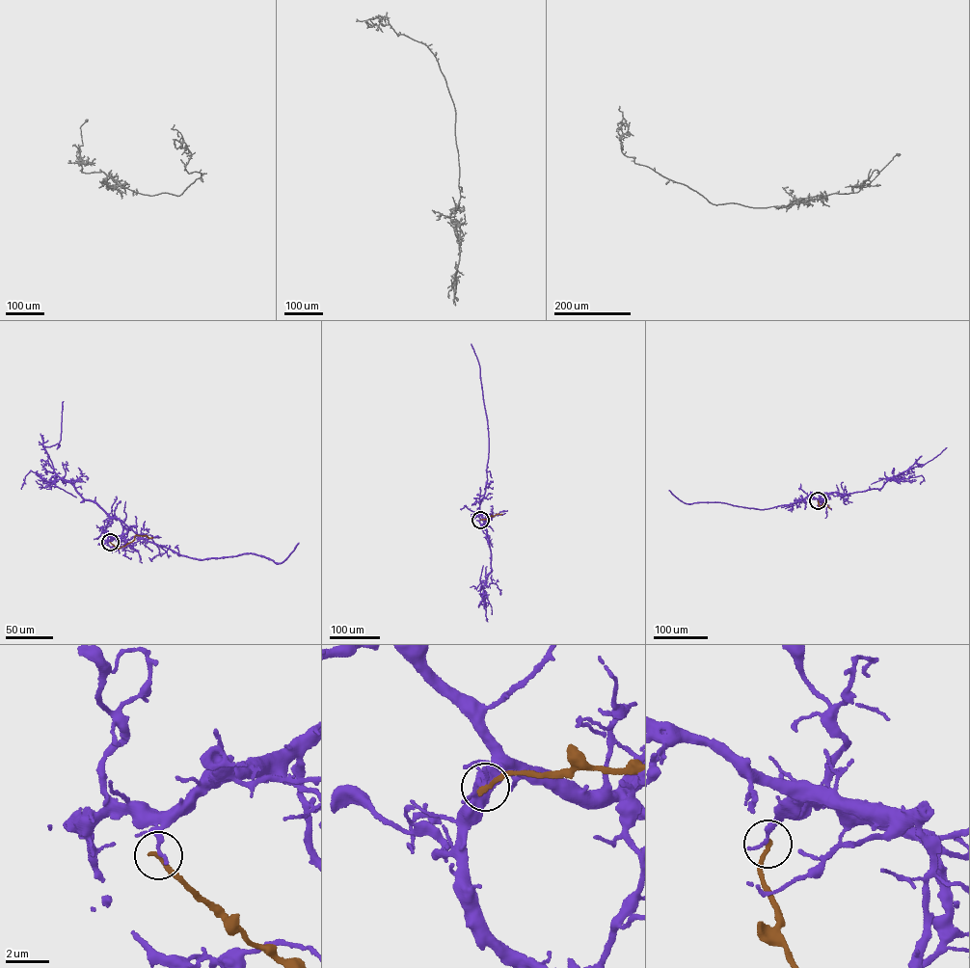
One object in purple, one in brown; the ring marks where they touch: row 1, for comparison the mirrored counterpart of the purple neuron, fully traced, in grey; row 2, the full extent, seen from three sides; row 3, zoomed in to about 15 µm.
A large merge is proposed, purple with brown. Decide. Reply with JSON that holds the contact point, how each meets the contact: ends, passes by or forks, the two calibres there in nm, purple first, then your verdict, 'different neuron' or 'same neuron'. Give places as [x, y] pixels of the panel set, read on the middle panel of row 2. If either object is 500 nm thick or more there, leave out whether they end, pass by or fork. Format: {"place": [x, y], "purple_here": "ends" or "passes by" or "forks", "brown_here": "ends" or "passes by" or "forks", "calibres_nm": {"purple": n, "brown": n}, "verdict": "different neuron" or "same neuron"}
{"place": [480, 520], "purple_here": "ends", "brown_here": "ends", "calibres_nm": {"purple": 260, "brown": 240}, "verdict": "different neuron"}

